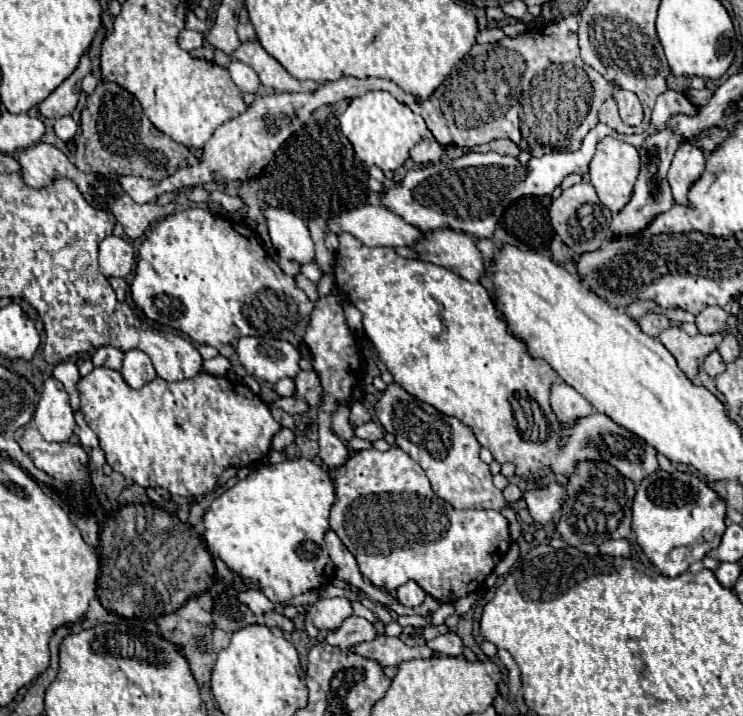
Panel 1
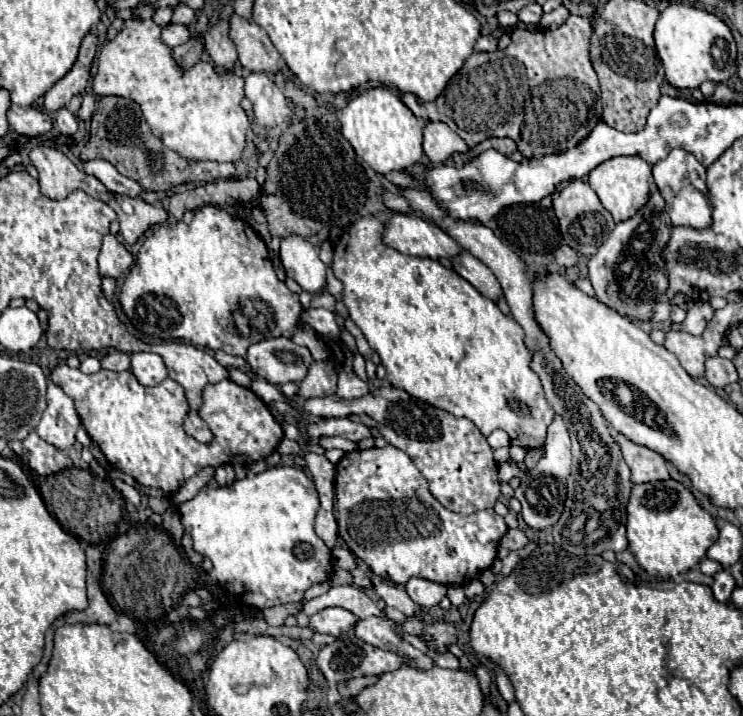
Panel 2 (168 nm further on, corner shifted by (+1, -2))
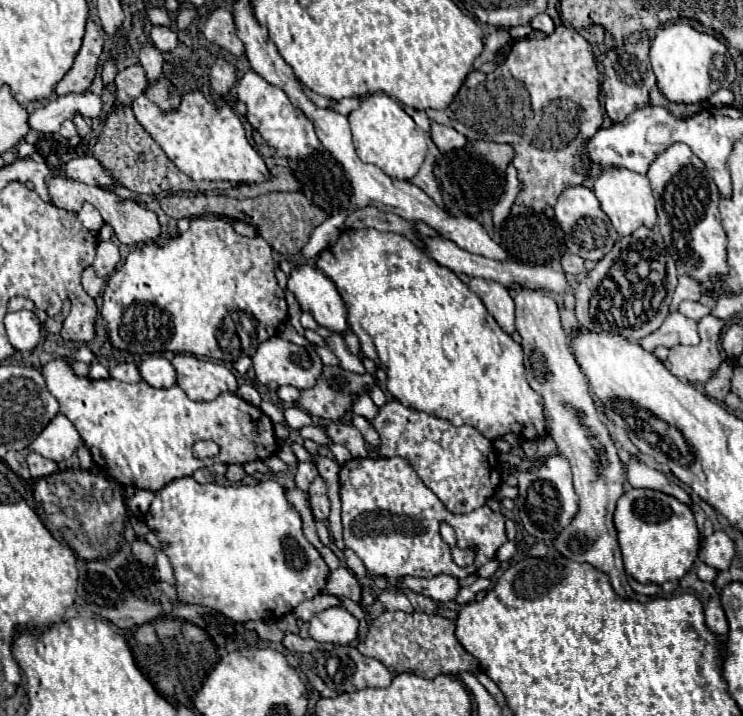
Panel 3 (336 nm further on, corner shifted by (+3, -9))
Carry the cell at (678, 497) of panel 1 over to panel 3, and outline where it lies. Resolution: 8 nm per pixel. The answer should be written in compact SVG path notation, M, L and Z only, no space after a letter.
M629 489L615 509L615 529L627 575L639 583L679 581L699 553L699 531L693 511L675 497L651 489Z

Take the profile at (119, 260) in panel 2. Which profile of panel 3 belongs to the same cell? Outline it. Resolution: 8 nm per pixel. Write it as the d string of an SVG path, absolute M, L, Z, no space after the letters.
M99 241L97 251L95 251L95 261L93 269L99 277L109 277L119 263L119 249L113 241Z

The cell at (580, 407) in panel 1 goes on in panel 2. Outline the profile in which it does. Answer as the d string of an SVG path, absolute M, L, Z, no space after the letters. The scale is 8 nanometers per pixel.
M557 414L555 420L547 428L545 458L541 458L539 464L531 472L527 470L521 476L521 490L515 490L515 498L523 506L521 510L523 520L533 530L543 530L543 528L553 526L563 512L563 504L567 496L567 478L569 478L569 468L571 468L569 448L571 448L571 438L567 434L567 422L563 422L563 418L559 418Z

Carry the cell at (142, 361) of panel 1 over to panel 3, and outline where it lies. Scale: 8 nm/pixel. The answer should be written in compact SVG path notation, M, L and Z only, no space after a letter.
M149 357L139 367L141 377L151 387L173 387L177 383L177 373L169 359L165 357Z

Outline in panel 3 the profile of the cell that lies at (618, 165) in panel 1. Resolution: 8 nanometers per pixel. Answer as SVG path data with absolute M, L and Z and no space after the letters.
M609 169L603 175L597 177L595 187L593 187L601 209L607 213L611 219L613 227L621 237L627 237L629 233L637 231L639 227L649 227L653 229L657 225L657 213L655 213L655 197L651 195L649 179L645 175L633 173L629 169Z

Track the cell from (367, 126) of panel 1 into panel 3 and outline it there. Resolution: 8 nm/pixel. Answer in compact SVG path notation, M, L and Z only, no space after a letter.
M385 93L367 95L363 105L349 115L349 125L353 133L353 145L361 161L377 165L379 169L383 169L383 173L395 179L411 179L417 175L427 155L425 133L415 125L415 121L401 109L395 99Z

